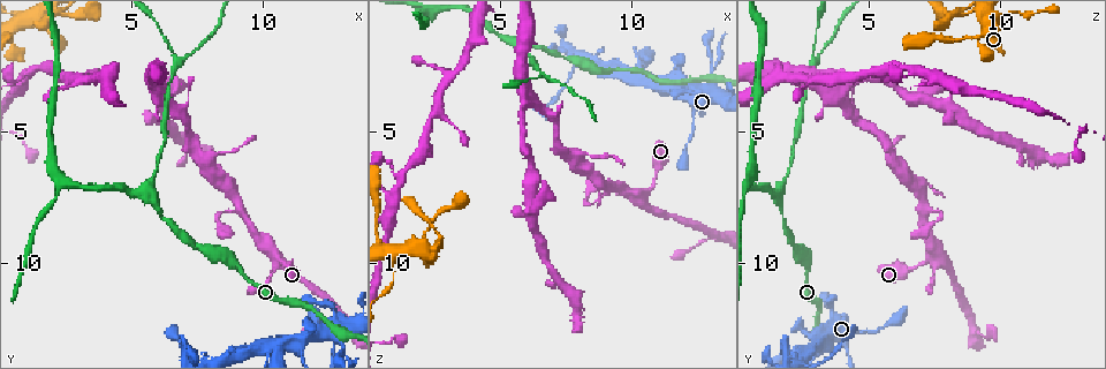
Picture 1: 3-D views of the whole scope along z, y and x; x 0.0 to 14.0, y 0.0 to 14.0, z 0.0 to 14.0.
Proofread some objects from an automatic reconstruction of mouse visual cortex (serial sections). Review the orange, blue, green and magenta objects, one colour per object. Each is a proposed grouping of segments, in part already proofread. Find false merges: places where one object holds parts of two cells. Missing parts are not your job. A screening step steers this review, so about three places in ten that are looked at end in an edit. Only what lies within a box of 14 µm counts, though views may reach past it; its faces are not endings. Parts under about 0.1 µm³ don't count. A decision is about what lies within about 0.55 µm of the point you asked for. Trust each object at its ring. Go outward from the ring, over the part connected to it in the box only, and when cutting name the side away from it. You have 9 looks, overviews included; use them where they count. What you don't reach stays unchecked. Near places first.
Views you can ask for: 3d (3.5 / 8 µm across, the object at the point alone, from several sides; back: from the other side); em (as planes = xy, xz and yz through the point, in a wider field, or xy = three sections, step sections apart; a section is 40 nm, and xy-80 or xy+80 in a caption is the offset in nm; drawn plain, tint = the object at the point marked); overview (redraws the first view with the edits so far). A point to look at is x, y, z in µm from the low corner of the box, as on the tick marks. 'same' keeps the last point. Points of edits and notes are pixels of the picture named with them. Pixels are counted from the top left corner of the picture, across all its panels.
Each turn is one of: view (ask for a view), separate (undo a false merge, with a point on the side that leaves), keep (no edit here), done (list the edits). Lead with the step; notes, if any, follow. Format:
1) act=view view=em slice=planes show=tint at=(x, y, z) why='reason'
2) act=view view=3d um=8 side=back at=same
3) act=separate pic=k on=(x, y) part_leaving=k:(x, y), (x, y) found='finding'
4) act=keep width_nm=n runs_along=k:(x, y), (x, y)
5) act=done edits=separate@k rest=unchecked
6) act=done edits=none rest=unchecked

act=view view=3d um=3.5 at=(5.7, 7.3, 1.7) why='branch point'

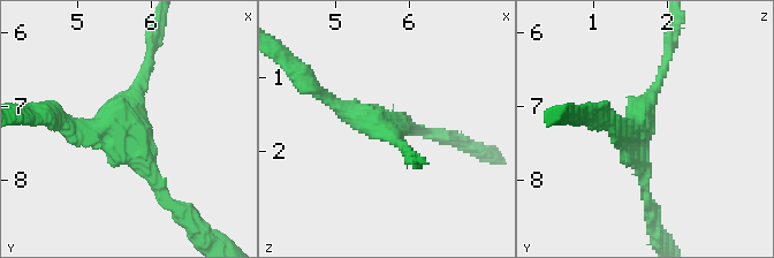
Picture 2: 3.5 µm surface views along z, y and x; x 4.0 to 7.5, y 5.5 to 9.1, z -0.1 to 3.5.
act=view view=em slice=planes show=plain at=(5.70, 7.25, 1.65)

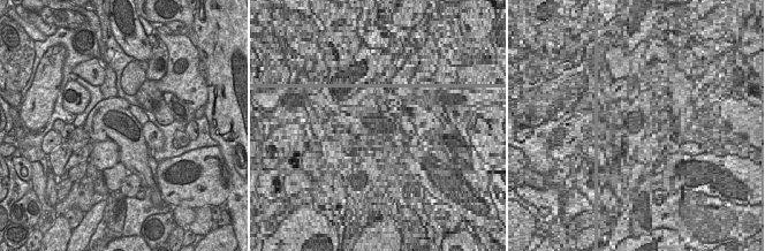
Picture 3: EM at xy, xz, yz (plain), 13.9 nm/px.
act=view view=em slice=planes show=tint at=same why='where the object lies'

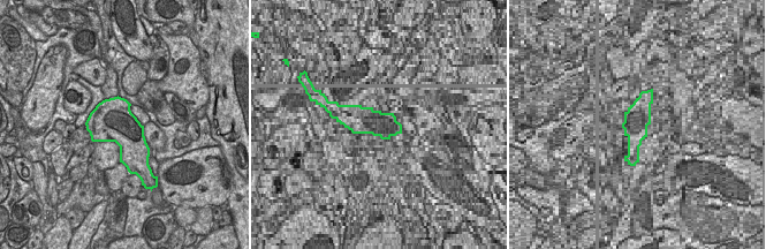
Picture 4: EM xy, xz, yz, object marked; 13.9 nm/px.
act=keep runs_along=2:(159, 194), (131, 127), (60, 120) found='one cell here'

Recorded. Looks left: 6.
act=view view=3d um=3.5 at=(9.2, 8.0, 7.2) why='thick turns thin'

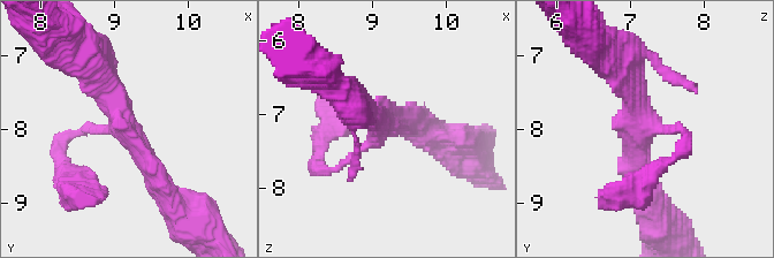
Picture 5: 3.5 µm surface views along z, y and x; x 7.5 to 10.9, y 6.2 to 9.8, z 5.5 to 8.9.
act=keep runs_along=5:(164, 191), (92, 65) found='continuous, no second cell'

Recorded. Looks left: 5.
act=view view=3d um=8 at=(13.3, 12.5, 9.0) why='calibre changes'

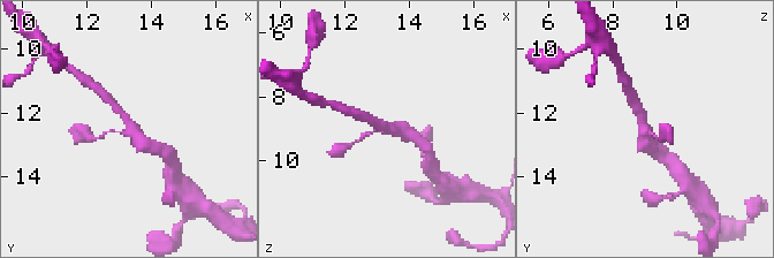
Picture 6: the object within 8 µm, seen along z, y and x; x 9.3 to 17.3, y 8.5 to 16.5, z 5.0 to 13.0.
act=view view=3d um=3.5 at=(13.3, 12.6, 9.0) why='zoom in'

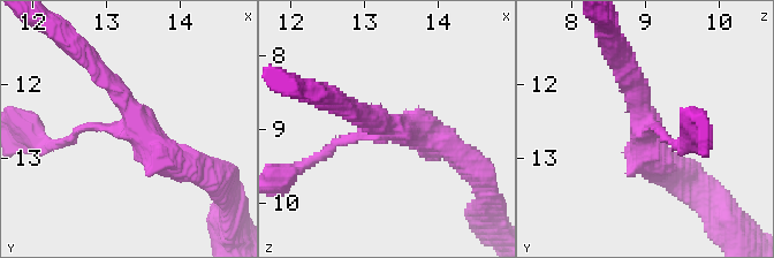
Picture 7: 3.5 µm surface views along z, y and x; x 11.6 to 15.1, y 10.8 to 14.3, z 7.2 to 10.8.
act=view view=em slice=xy step=1 show=tint at=(13.35, 12.50, 8.95) arms=3 arm_widths_nm=100,250,400

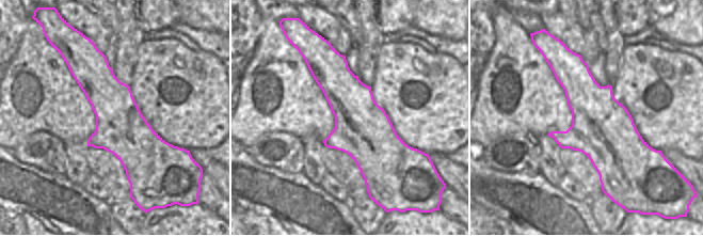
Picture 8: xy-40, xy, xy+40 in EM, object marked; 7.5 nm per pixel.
act=keep found='one cell here'

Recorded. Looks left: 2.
act=view view=3d um=3.5 at=(13.0, 13.4, 2.7)

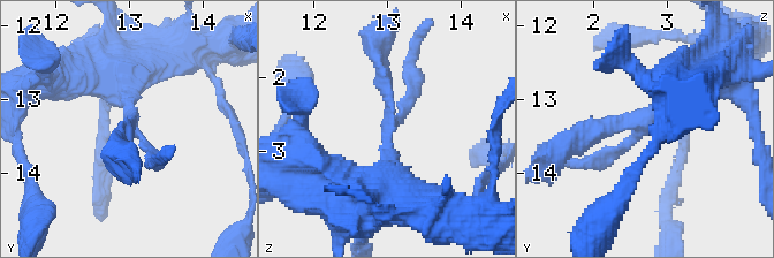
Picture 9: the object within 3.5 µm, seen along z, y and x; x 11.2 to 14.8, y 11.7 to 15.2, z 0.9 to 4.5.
act=view view=em slice=xy step=5 show=tint at=(13.05, 13.30, 2.65) arms=3 arm_widths_nm=200,200,300 why='need the tissue'

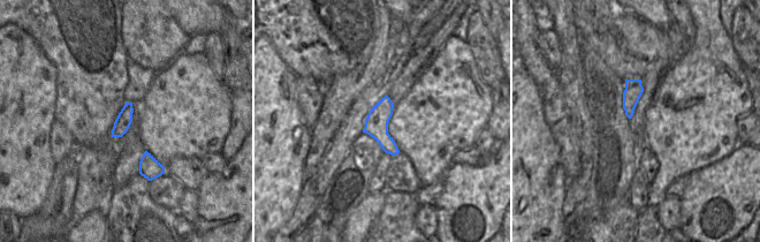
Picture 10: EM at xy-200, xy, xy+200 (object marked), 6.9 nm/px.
act=keep runs_along=9:(700, 73), (645, 122), (574, 144) found='all the same cell'

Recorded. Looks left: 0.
act=done edits=none rest=unchecked

